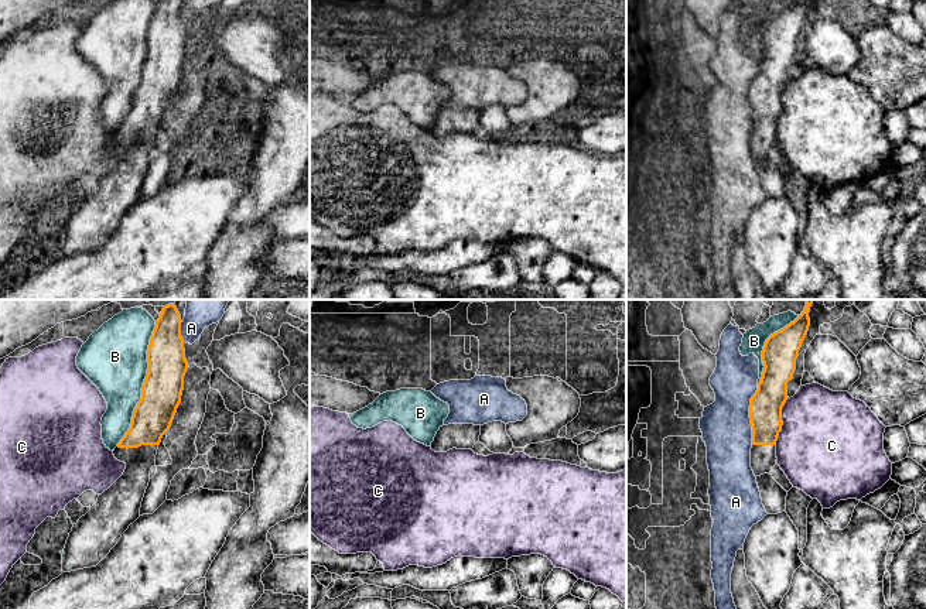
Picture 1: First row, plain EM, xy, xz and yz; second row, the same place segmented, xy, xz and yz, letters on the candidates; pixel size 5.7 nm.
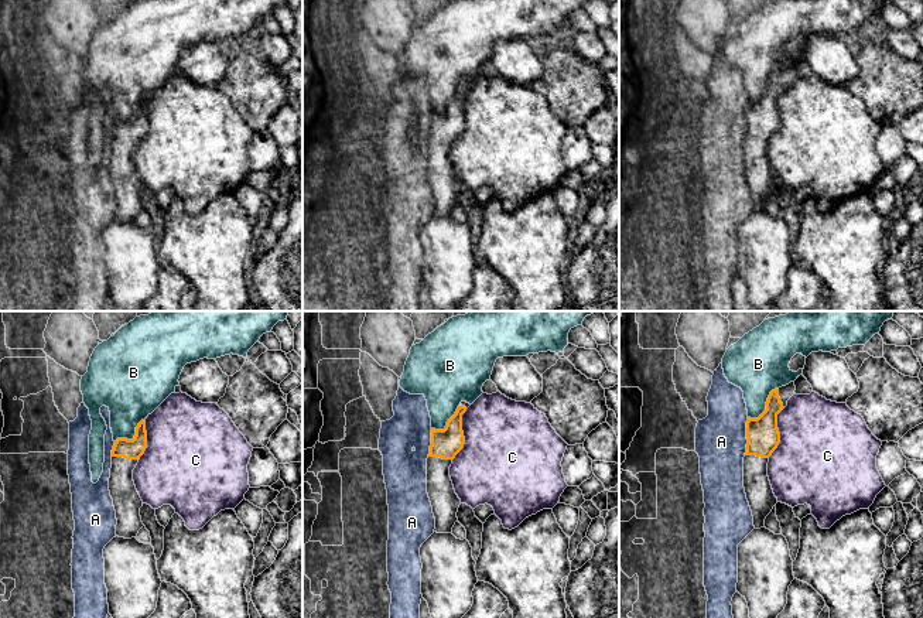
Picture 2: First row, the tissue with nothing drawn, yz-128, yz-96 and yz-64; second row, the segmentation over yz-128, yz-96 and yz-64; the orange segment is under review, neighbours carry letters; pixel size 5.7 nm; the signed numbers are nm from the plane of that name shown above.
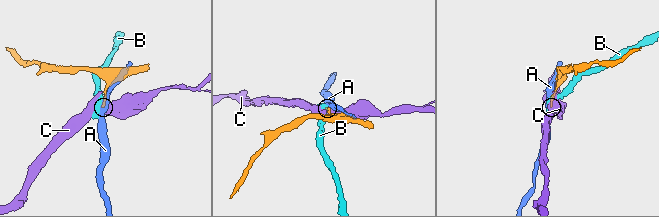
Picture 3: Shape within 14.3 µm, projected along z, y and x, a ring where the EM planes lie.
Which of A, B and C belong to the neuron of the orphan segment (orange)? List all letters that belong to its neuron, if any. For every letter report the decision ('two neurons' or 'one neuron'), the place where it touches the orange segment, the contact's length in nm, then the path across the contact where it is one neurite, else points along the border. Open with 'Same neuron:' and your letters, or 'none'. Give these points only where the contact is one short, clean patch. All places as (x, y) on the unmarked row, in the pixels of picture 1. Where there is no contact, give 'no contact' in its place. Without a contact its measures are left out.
Same neuron: none
A: two neurons; contact yz (749, 98); length 360 nm
B: two neurons; contact xy (143, 67); length 750 nm
C: two neurons; contact yz (782, 105); length 280 nm; border yz (788, 81), (782, 92), (782, 113), (775, 127)

